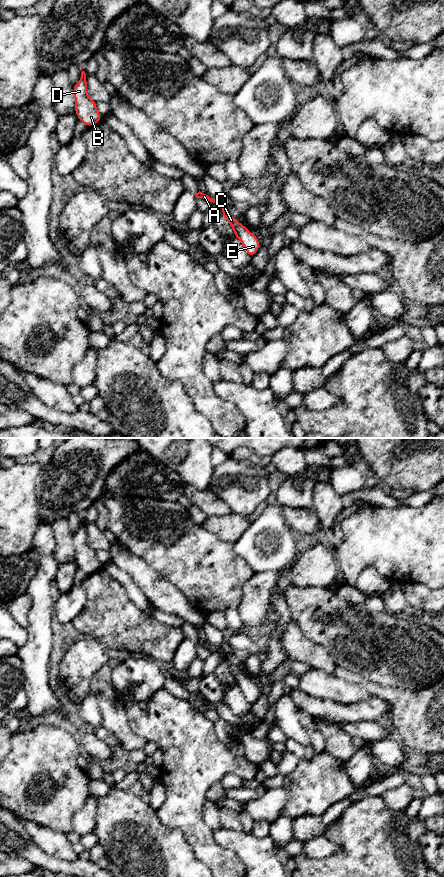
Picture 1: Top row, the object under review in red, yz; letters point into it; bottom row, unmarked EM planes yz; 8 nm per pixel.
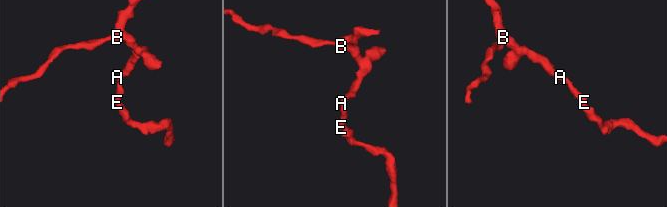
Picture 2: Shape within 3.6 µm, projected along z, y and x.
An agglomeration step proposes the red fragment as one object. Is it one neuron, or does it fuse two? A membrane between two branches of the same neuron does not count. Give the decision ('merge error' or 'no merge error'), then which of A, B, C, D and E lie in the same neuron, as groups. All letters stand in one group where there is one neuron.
no merge error; groups A B C D E

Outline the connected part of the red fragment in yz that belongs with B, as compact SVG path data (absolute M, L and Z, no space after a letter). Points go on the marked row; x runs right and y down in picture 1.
M83 70L80 80L73 86L73 95L78 119L88 127L98 123L101 115L96 108L96 102L88 96L86 74Z

